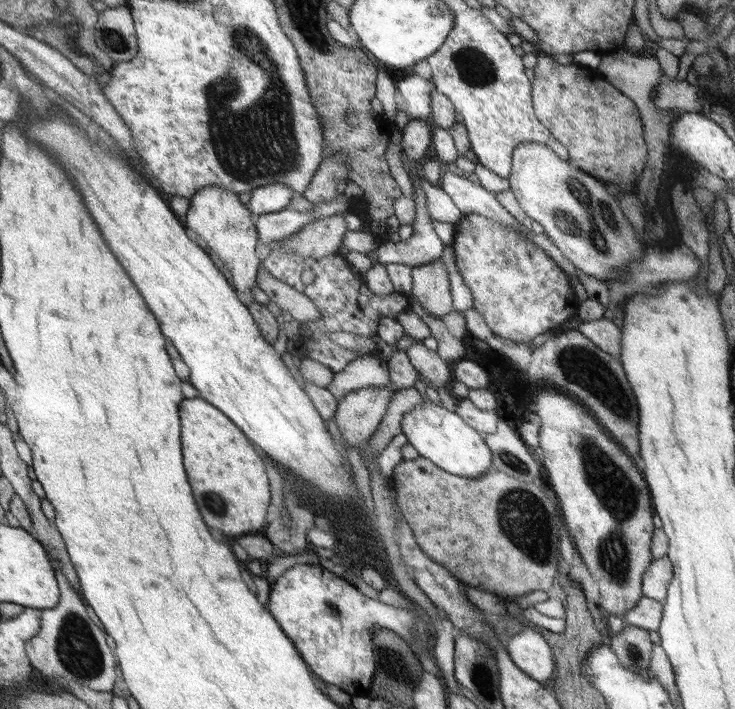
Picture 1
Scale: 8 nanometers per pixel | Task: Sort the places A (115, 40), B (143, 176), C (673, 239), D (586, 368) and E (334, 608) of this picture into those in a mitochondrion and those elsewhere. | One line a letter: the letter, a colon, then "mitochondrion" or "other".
A: mitochondrion
B: other
C: other
D: mitochondrion
E: mitochondrion

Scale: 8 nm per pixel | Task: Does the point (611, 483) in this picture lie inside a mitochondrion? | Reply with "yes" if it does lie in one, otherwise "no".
yes

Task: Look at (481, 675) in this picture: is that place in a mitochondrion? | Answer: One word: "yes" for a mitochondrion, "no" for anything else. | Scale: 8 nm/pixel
yes

